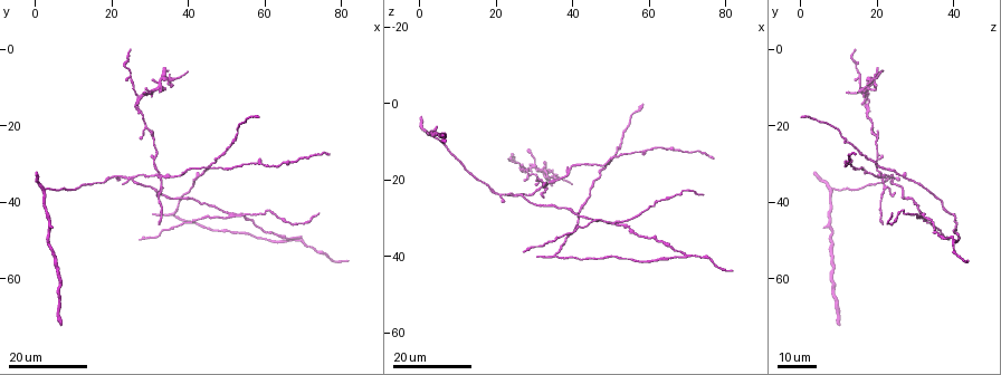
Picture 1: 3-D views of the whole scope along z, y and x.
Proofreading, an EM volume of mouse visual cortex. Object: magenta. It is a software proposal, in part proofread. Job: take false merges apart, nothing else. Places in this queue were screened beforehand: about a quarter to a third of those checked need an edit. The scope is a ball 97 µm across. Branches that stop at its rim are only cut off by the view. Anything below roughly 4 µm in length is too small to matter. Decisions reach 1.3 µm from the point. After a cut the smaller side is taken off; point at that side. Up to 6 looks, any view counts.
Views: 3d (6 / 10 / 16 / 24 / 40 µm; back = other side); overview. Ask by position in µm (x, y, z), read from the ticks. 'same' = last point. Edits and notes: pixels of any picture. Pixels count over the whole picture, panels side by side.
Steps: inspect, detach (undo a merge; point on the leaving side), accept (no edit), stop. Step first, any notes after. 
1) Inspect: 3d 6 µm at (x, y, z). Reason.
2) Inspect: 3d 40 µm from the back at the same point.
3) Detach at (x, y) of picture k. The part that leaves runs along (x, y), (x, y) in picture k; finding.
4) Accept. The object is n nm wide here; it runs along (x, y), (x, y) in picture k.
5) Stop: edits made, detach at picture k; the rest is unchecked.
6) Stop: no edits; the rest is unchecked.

Inspect: 3d 24 µm at (35.5, 43.5, 39.5). Three-way junction.

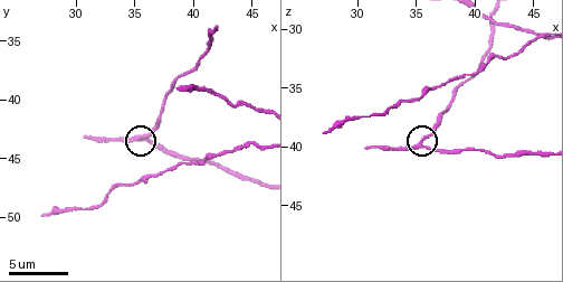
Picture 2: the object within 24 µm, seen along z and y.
Inspect: 3d 10 µm at (35.6, 43.2, 39.6).

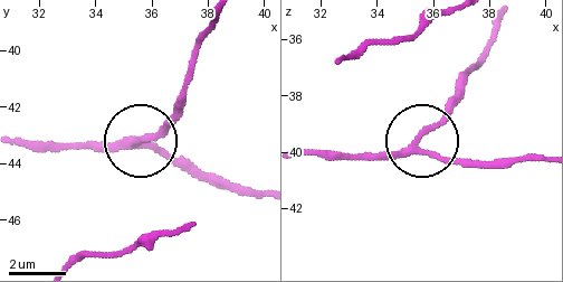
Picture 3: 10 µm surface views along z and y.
Accept. 3 arms meet here; it runs along (263, 193), (190, 176), (133, 142), (70, 142) in picture 3; all the same neuron.

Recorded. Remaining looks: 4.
Inspect: 3d 16 µm at (25.0, 34.0, 23.5). Four-way junction.

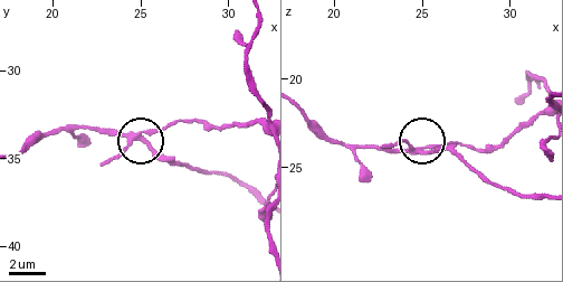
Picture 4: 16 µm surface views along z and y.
Inspect: 3d 10 µm at (24.9, 33.6, 23.9). Zoom in.

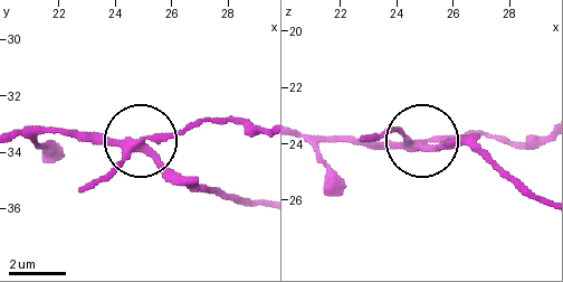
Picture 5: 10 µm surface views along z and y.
Detach at (107, 180) of picture 5. The object is 240 nm wide here; the part that leaves runs along (133, 146), (203, 124), (260, 127) in picture 5; two neurons meet here.

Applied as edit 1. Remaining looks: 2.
Stop: edits made, detach at picture 5; the rest is unchecked.

